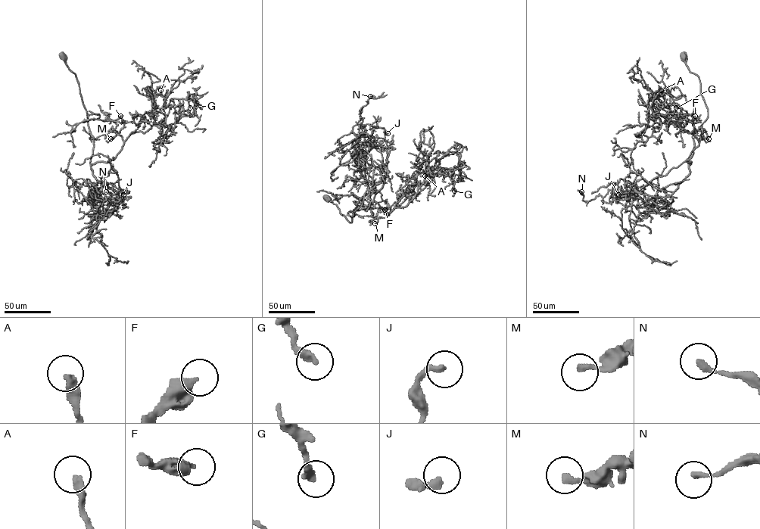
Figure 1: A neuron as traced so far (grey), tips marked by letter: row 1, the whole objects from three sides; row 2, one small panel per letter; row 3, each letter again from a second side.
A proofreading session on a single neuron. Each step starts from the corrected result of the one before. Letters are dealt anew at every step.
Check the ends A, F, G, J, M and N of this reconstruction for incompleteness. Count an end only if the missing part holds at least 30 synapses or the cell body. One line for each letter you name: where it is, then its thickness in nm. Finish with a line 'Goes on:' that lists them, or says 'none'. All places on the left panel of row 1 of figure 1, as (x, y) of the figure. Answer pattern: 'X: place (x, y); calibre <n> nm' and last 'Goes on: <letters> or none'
Goes on: none

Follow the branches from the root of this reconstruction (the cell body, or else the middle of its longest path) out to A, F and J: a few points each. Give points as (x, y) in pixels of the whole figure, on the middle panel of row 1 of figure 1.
A: (328, 197), (351, 222), (354, 203), (375, 200), (387, 213), (406, 206), (418, 183), (428, 182), (425, 175)
F: (328, 197), (350, 222), (358, 209), (354, 203), (369, 205), (375, 200), (387, 215), (378, 207), (384, 210)
J: (328, 197), (351, 222), (358, 209), (354, 203), (383, 185), (387, 158), (395, 148), (378, 144), (387, 133)

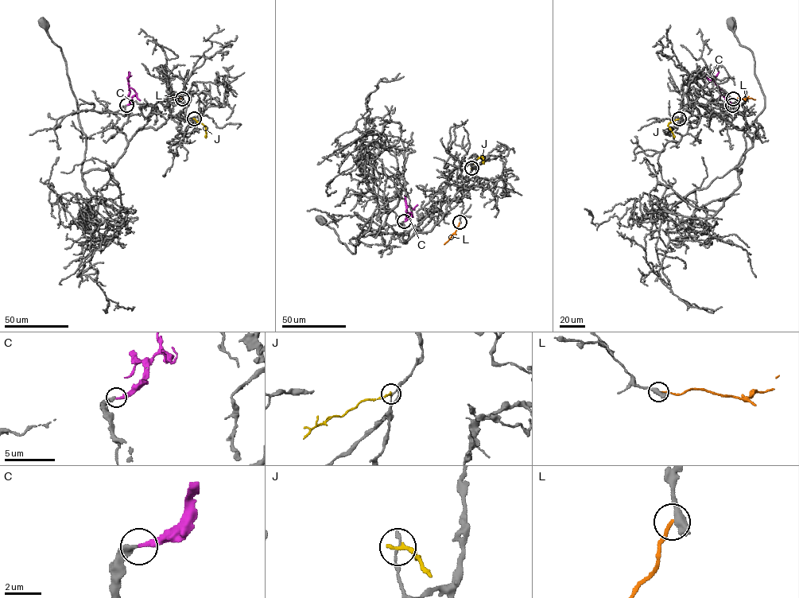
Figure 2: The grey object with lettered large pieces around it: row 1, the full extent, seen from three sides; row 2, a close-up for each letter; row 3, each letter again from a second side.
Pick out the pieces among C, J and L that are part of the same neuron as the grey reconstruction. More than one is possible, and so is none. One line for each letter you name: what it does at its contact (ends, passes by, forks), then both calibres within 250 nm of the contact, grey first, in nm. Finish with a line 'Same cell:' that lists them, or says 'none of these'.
C: it ends; calibres 320 and 280 nm
Same cell: C

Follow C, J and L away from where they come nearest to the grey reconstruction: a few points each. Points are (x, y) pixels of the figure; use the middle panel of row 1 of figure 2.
C: (404, 221), (407, 219), (407, 192)
J: (471, 168), (481, 157), (483, 162)
L: (459, 222), (455, 232), (444, 244)

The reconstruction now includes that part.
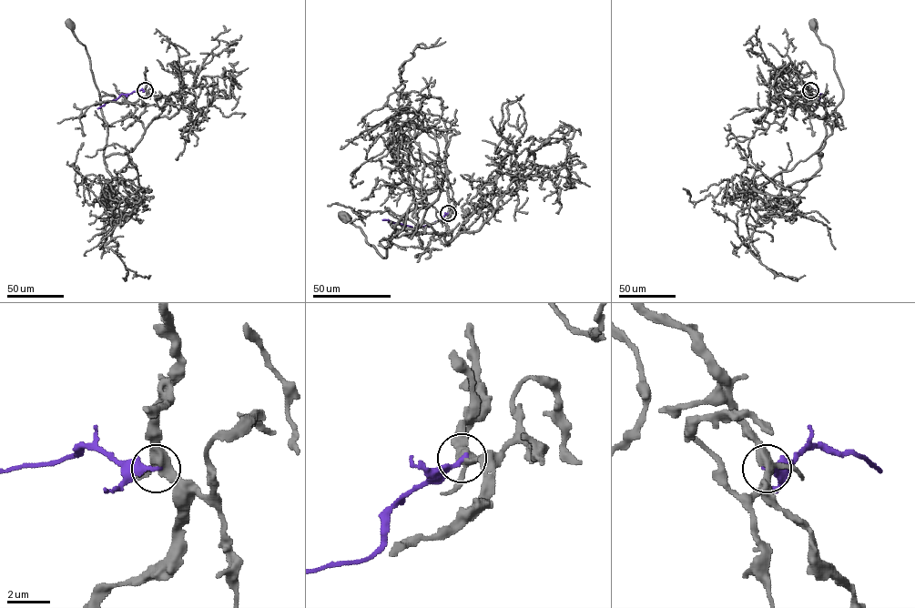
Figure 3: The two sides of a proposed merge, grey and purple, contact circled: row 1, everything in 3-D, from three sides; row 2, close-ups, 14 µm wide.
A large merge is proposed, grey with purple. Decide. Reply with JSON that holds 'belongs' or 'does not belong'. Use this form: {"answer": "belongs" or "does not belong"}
{"answer": "does not belong"}

